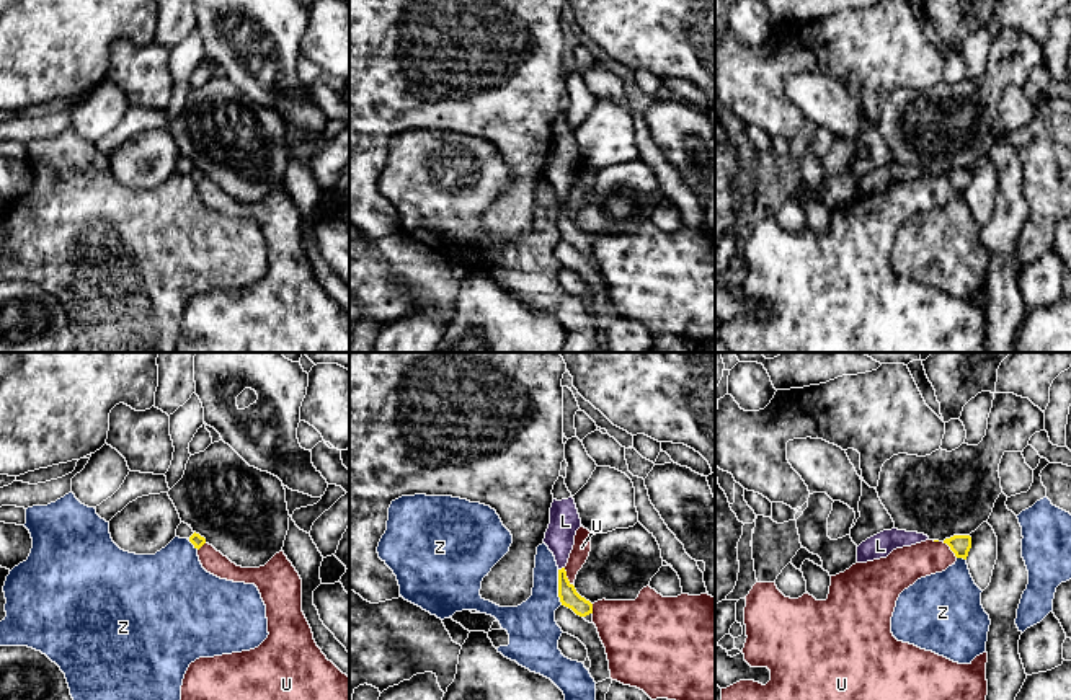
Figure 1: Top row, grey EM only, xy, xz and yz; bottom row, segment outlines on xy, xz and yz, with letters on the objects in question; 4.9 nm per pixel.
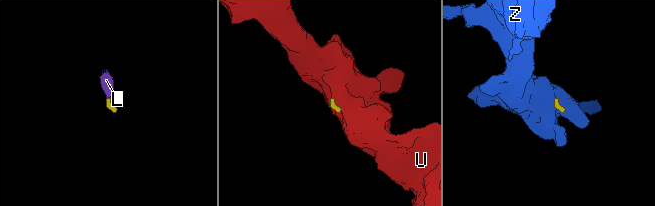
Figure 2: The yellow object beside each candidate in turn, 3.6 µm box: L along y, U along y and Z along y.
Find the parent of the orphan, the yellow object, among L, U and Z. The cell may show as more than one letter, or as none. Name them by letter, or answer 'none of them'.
L

